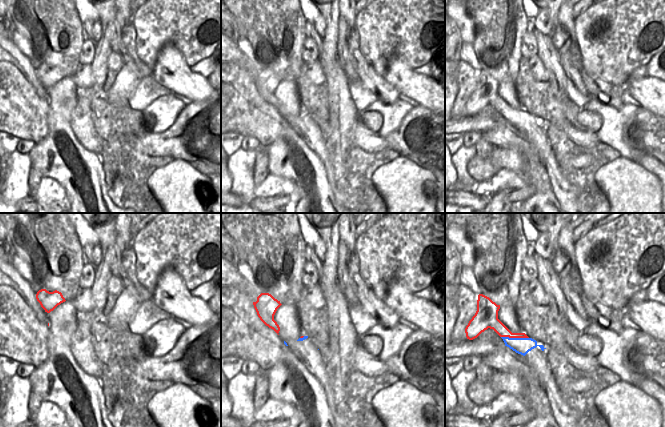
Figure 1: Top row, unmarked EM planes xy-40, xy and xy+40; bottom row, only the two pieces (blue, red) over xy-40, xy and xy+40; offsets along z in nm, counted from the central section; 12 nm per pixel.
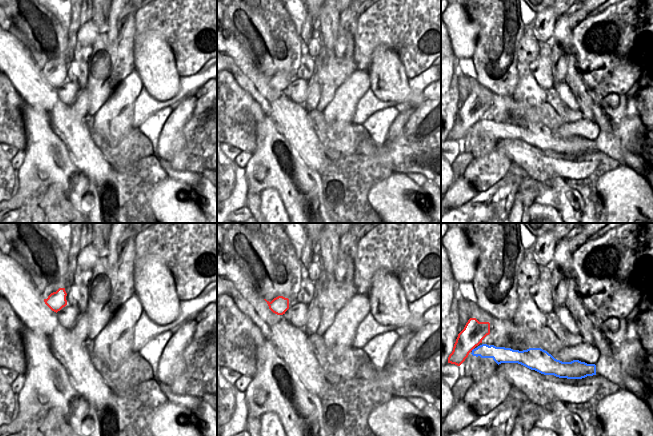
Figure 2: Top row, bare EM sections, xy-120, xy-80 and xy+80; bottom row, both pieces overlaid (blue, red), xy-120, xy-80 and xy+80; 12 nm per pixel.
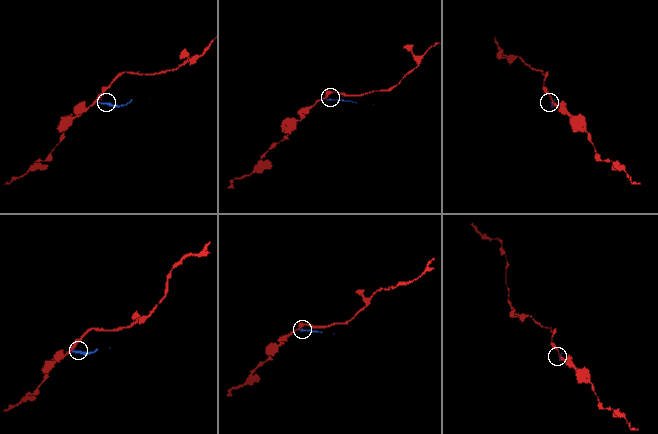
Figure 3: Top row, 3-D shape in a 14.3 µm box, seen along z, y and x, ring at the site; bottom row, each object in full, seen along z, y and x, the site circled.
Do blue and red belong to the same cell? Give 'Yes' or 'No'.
No.

